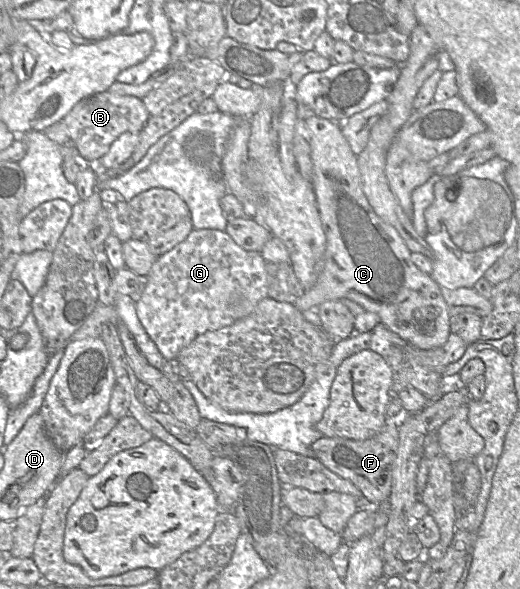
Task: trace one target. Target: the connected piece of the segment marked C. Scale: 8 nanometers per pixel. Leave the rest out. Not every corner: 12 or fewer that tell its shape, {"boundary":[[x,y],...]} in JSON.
{"boundary":[[312,114],[326,236],[303,312],[347,298],[422,350],[451,331],[440,286],[362,189],[340,125]]}

